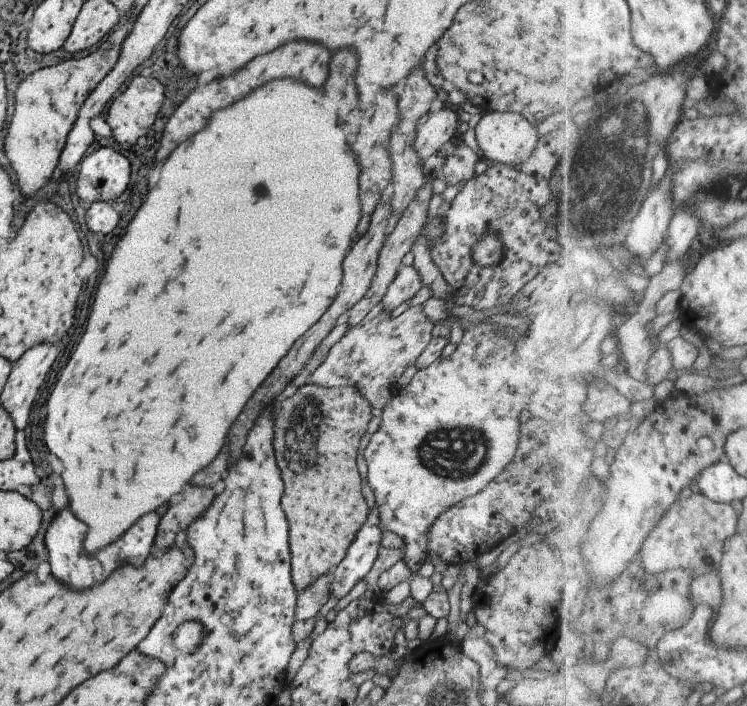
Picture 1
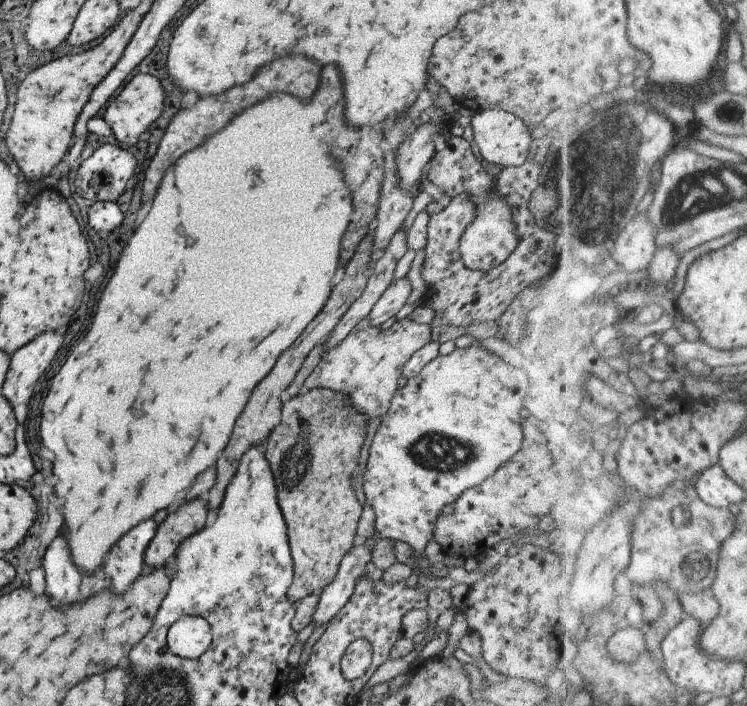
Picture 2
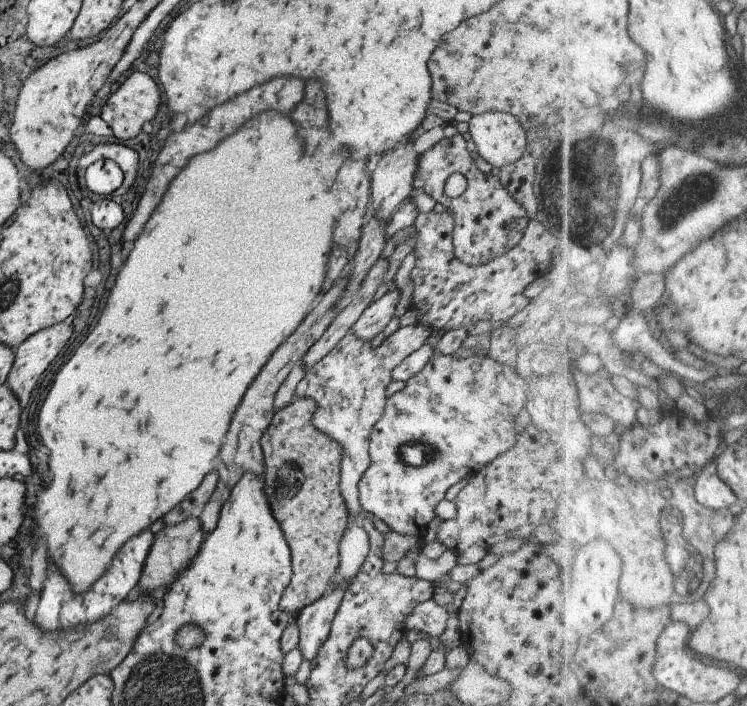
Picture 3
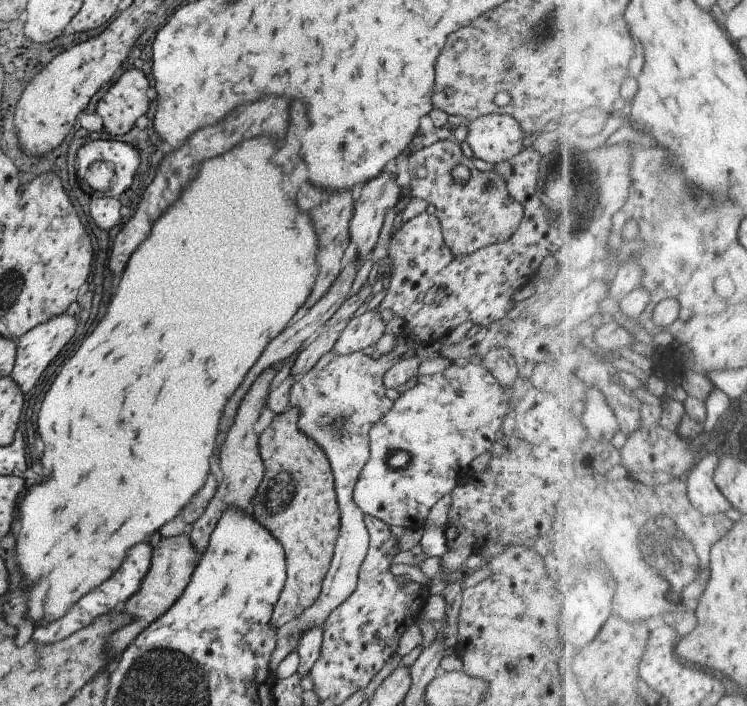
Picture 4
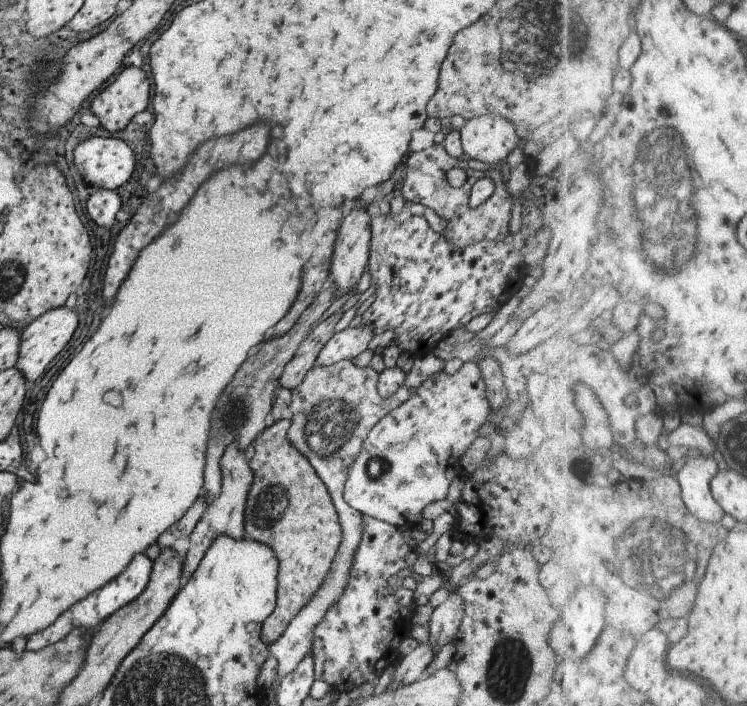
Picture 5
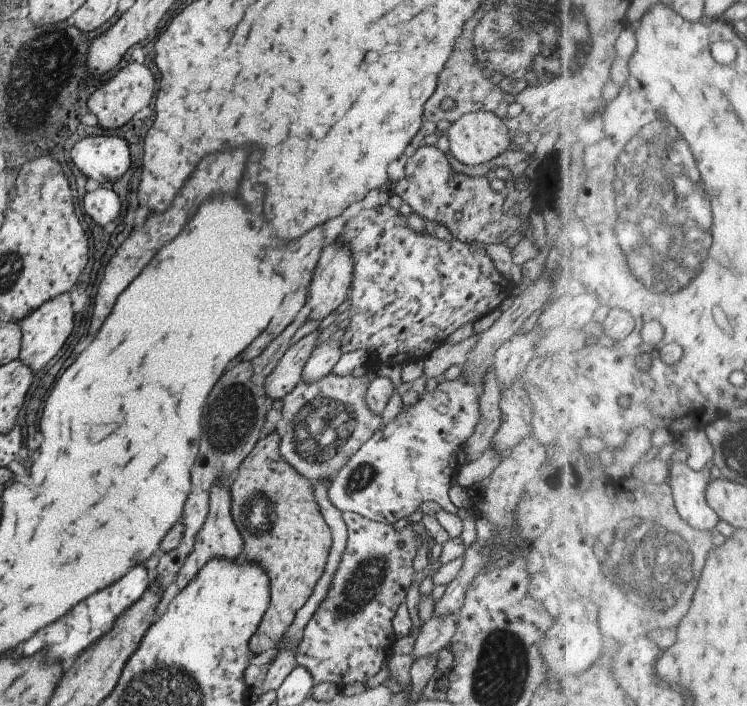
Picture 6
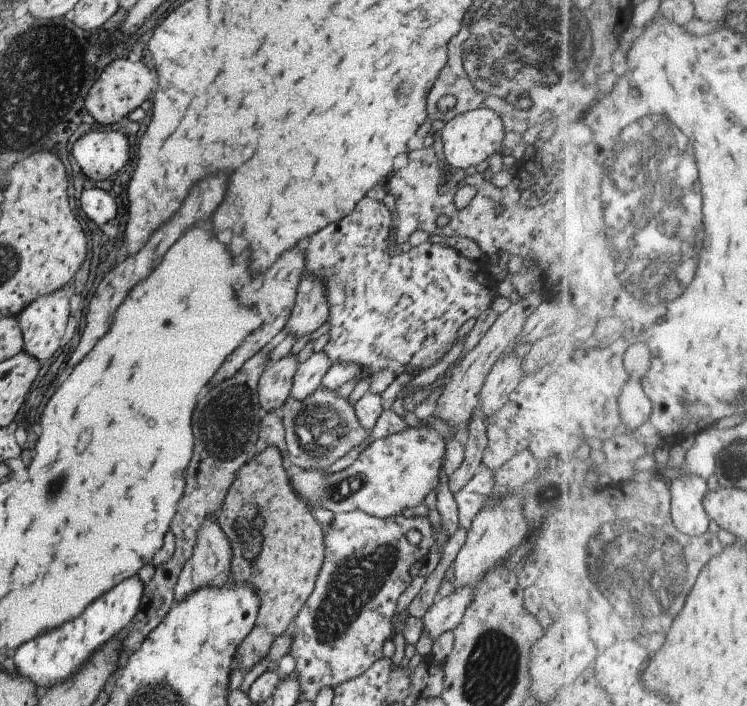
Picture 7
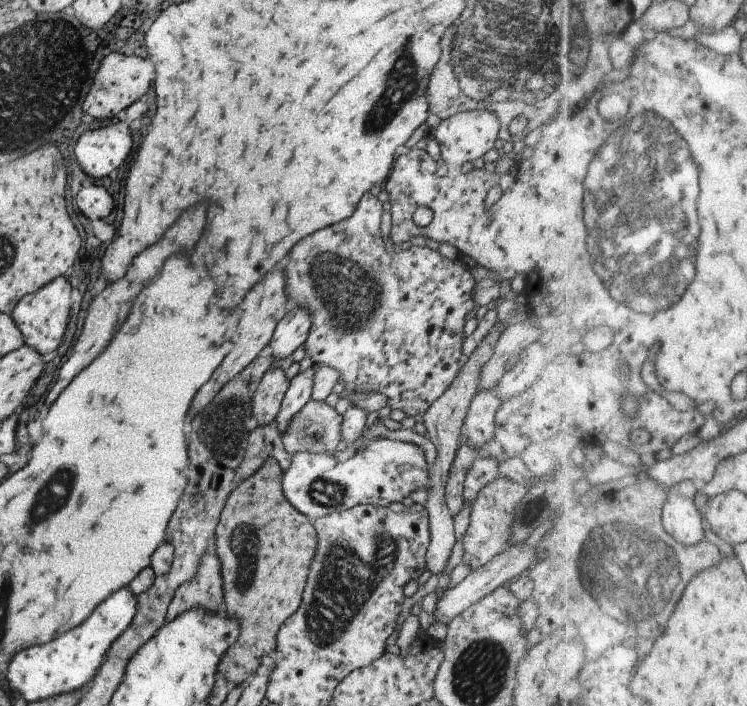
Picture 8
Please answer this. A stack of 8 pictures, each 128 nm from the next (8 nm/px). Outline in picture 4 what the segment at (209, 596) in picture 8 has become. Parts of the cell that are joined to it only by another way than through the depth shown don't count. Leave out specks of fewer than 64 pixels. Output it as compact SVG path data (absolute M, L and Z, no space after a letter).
M298 352L294 356L290 356L288 360L276 364L276 366L266 368L254 380L252 386L248 388L248 392L244 394L244 398L240 402L240 406L238 406L236 416L234 416L234 422L232 422L230 430L226 432L224 442L218 448L220 459L218 466L220 466L220 470L222 471L222 482L217 484L217 489L212 500L208 503L206 510L200 515L200 518L194 522L194 526L189 534L190 540L192 540L192 546L196 548L199 554L202 554L206 550L212 531L216 528L218 520L222 518L222 514L228 508L232 508L232 506L238 508L240 512L244 512L262 482L265 466L259 451L259 437L254 430L254 425L259 420L263 408L266 408L266 399L270 394L270 388L276 374L290 361L292 362L290 359L294 360L296 356L298 356Z

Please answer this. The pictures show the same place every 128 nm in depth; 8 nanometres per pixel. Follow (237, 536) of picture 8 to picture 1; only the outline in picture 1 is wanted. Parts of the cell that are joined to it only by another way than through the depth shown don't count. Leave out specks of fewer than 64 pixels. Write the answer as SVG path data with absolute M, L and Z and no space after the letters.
M308 382L291 397L282 398L274 419L274 450L276 464L284 482L281 508L289 522L291 577L294 588L304 590L322 574L330 574L348 552L369 514L362 496L362 479L358 472L358 444L366 434L373 417L367 398L353 385L322 386Z

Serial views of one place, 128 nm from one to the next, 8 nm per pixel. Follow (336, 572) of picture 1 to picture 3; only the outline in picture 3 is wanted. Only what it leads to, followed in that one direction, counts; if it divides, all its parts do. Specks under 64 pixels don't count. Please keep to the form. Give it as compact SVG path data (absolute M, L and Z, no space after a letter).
M338 581L325 595L296 614L295 624L300 632L298 646L304 658L311 661L318 654L330 632L347 588L346 584L342 586Z

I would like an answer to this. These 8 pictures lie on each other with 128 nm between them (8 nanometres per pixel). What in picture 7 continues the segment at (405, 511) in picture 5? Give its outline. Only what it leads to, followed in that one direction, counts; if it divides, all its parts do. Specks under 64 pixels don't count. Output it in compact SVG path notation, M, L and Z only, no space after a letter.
M434 416L424 422L427 426L408 427L403 432L368 444L358 460L340 472L326 474L326 469L300 470L290 477L294 493L310 508L319 506L334 514L360 510L387 518L401 515L404 508L414 509L433 489L439 487L438 473L444 462L445 438L454 438L457 429Z

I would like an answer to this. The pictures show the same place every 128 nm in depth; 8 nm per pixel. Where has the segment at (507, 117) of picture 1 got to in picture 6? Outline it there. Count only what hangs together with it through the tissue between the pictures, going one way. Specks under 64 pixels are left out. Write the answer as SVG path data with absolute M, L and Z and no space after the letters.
M478 111L465 114L452 123L446 130L448 142L450 142L450 152L460 164L474 166L486 163L512 146L509 128L500 117L491 112Z

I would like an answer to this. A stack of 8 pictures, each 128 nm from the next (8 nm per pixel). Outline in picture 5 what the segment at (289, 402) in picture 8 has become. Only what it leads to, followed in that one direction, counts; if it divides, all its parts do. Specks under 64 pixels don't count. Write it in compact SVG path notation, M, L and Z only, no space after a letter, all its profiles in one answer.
M361 323L334 333L318 354L314 366L330 366L340 360L353 359L375 344L372 339L374 335L374 328L370 324Z

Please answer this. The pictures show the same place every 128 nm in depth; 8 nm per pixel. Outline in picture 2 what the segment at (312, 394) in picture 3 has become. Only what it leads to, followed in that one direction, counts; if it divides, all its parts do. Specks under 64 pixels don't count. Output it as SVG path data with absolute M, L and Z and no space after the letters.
M406 316L402 320L396 320L388 330L380 330L380 326L372 326L370 318L366 318L338 346L324 353L320 364L306 378L304 389L326 388L342 392L350 396L351 408L368 416L370 420L384 416L394 394L398 392L398 378L402 376L406 362L414 352L431 341L431 328L428 323L417 324Z

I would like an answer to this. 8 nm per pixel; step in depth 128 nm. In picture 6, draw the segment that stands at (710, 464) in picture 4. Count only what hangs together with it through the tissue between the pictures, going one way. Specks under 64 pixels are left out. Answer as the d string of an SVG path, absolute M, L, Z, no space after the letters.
M673 462L669 485L673 488L676 506L681 517L694 529L714 530L721 517L709 504L709 487L713 481L707 468L697 471L687 462Z

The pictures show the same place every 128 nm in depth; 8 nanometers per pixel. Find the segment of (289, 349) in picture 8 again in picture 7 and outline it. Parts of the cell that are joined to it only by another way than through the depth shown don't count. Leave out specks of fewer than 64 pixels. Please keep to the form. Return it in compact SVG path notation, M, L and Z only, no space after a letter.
M305 272L298 286L296 306L285 323L287 332L296 339L318 330L327 322L329 305L323 292L322 278Z

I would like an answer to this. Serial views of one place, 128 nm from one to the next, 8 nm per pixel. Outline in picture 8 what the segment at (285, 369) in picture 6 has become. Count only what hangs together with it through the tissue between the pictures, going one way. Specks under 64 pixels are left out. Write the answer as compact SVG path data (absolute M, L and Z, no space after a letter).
M270 368L253 387L252 416L258 425L270 424L277 417L290 380L280 368Z

